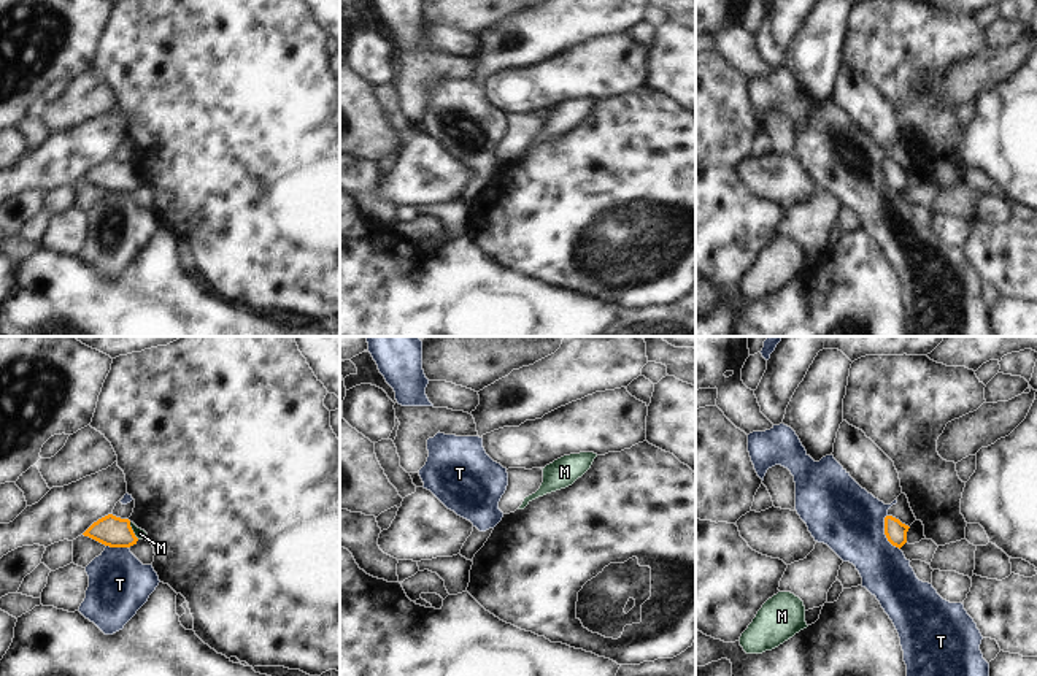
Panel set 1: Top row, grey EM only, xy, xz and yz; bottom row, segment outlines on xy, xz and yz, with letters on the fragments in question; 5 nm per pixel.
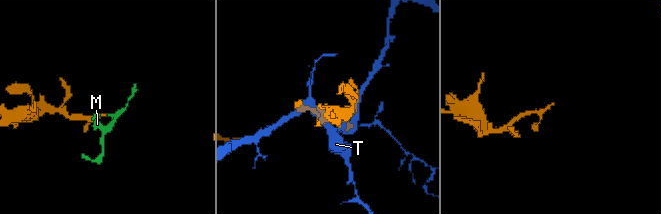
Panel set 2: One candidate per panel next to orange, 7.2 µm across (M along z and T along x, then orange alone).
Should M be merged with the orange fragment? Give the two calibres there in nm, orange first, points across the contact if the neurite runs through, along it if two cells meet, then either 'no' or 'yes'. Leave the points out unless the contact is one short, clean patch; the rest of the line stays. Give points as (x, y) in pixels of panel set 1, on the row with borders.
160/50 nm | across xy (110, 530), (132, 530), (140, 533) | yes

